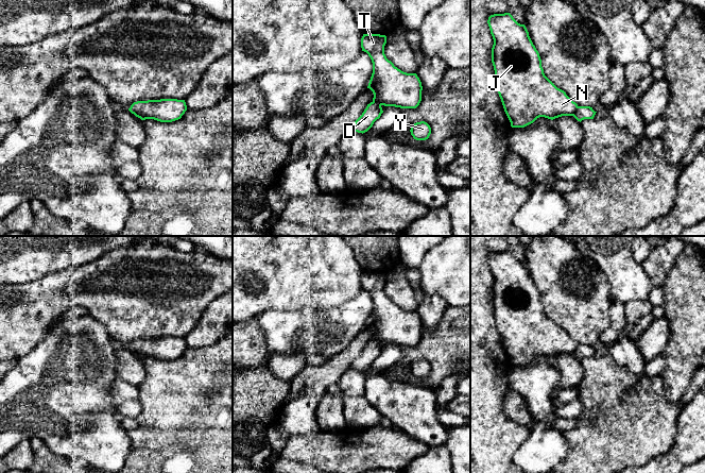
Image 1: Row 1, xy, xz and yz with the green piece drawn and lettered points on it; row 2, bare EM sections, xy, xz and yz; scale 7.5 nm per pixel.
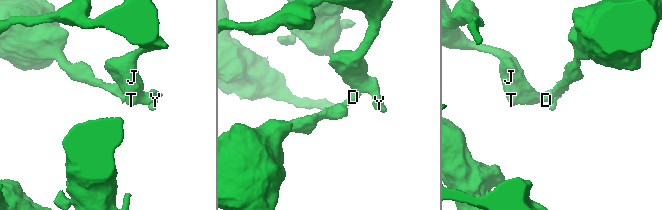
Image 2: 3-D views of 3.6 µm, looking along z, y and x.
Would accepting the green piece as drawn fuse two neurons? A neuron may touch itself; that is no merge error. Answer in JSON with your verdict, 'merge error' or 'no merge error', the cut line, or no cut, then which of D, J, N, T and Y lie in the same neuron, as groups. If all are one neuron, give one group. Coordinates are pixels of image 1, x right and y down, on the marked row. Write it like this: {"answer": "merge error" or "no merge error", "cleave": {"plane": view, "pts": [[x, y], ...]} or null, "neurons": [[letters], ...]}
{"answer": "merge error", "cleave": {"plane": "yz", "pts": [[579, 106], [572, 115]]}, "neurons": [["D"], ["J", "N", "T", "Y"]]}

